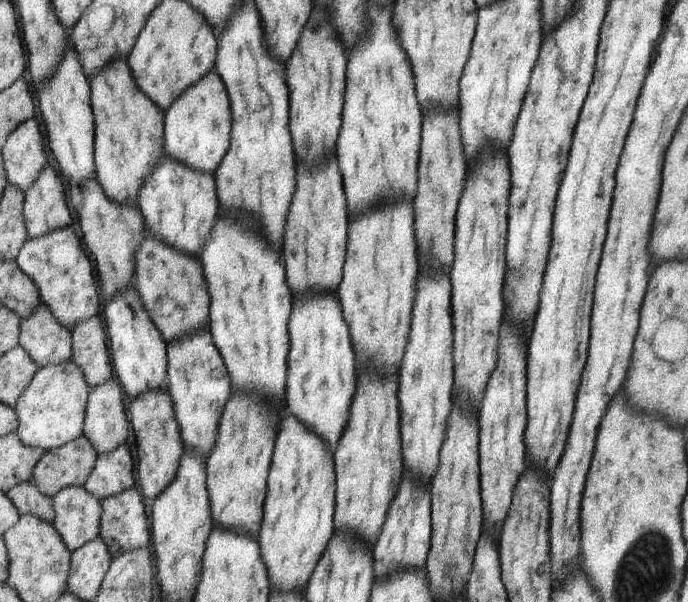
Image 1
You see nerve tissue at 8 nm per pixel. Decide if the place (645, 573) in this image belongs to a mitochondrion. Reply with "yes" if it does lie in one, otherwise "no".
yes

